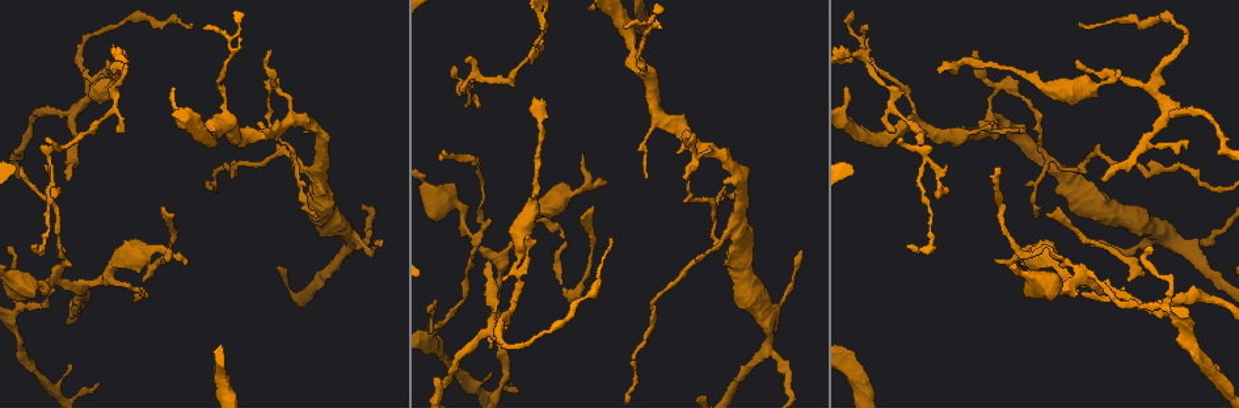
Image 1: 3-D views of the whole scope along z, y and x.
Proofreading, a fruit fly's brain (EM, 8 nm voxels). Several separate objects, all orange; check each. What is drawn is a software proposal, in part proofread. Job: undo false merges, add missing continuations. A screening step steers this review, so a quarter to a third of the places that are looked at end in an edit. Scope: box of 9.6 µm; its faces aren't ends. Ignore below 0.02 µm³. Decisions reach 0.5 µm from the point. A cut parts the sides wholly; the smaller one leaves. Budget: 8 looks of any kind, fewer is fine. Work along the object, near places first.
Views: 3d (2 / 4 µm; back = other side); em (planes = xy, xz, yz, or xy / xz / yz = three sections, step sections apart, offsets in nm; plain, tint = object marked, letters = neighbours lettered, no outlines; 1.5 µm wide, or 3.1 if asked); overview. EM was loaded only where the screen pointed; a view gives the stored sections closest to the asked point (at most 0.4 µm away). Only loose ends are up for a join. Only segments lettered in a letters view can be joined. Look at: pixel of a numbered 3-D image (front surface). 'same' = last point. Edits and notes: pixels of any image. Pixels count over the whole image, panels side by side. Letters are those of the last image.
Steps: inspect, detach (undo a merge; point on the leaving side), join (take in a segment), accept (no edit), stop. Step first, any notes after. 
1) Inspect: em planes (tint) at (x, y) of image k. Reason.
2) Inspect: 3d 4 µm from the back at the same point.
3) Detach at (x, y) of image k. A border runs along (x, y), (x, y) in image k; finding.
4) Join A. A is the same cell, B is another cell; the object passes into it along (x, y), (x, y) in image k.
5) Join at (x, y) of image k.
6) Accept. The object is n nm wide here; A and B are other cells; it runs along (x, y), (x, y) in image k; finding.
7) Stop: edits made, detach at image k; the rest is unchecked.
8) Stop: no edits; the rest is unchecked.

Inspect: em xy step 4 (tint) at (1129, 280) of image 1. An open end.

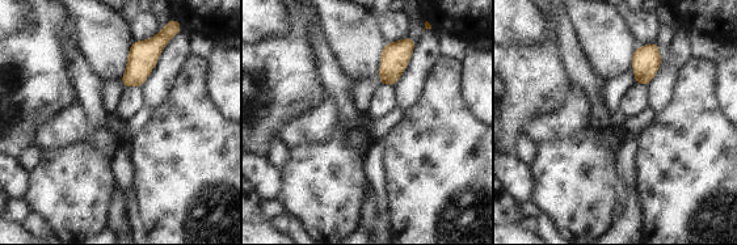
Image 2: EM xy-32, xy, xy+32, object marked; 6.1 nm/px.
Inspect: em planes (letters) at the same point. Cut it another way.

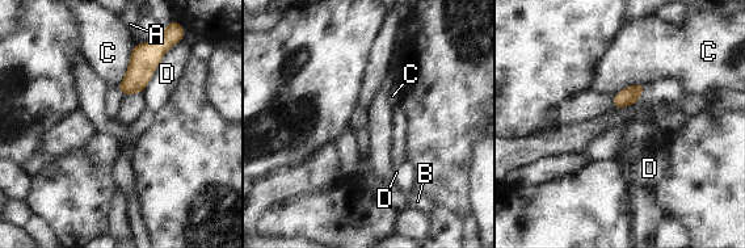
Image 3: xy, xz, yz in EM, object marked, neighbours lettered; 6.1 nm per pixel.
Accept. A, B, C and D are other cells; a border runs along (135, 42), (127, 71), (117, 84) in image 3; none of them fits.

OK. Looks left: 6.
Inspect: em planes (plain) at (453, 378) of image 1. Narrows sharply.

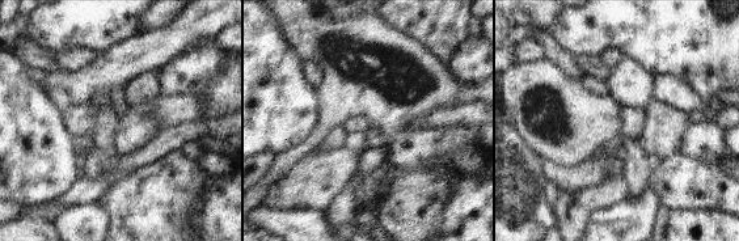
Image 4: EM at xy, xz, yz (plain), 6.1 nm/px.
Inspect: em planes (letters) at the same point.

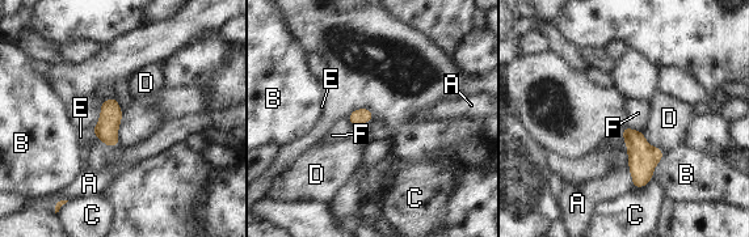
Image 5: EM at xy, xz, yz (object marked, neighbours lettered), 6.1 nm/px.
Accept. The object is 100 nm wide here; A, B, C, D, E and F are other cells; a border runs along (643, 132), (647, 142), (663, 152) in image 5; one cell here.

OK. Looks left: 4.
Inspect: em planes (letters) at (487, 266) of image 1. An open end.

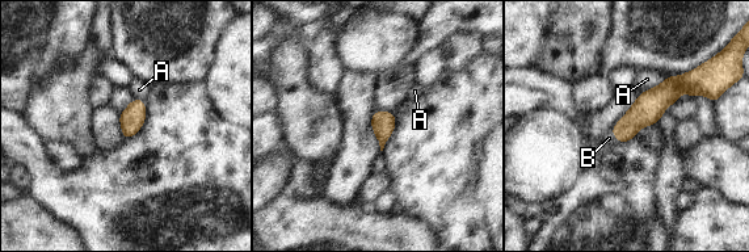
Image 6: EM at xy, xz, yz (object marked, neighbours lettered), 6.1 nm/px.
Join B. The object is 140 nm wide here; B is the same cell, A is another cell; the object passes into it along (646, 110), (615, 137), (609, 138) in image 6; the cell continues.

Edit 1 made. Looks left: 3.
Inspect: em planes (letters) at (53, 275) of image 1. Sharp bend.

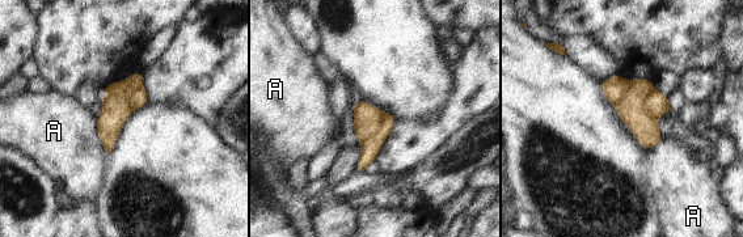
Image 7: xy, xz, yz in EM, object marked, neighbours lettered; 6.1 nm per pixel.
Detach at (367, 119) of image 7. A is another cell; a border runs along (380, 110), (380, 128), (362, 143) in image 7; two cells meet here.

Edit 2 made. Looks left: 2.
Stop: edits made, join at image 6, detach at image 7; the rest is unchecked.

